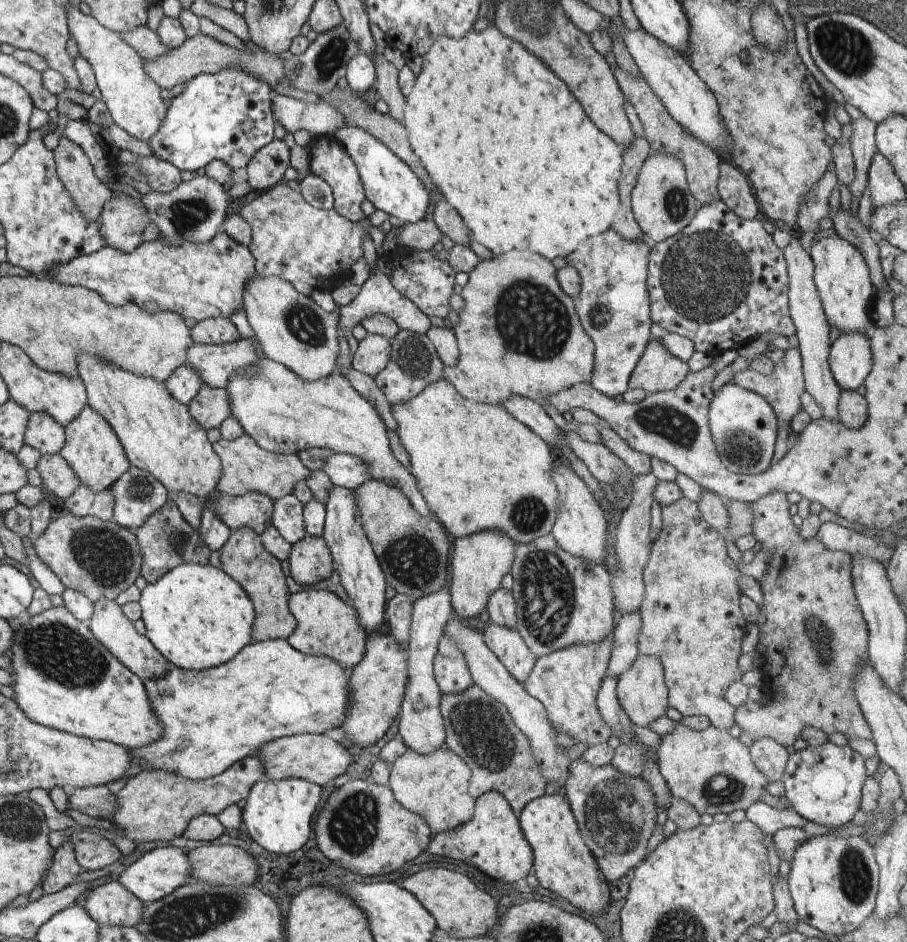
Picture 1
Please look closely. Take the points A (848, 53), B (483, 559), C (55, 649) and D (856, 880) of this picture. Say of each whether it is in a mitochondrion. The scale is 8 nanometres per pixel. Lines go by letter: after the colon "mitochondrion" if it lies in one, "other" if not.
A: mitochondrion
B: other
C: mitochondrion
D: mitochondrion

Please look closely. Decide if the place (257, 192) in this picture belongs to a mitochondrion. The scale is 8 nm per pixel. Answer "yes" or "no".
no

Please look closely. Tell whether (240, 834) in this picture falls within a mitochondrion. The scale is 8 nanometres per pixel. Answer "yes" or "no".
no

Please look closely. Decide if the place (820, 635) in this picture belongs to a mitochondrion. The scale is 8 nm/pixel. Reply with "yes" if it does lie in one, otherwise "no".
yes

